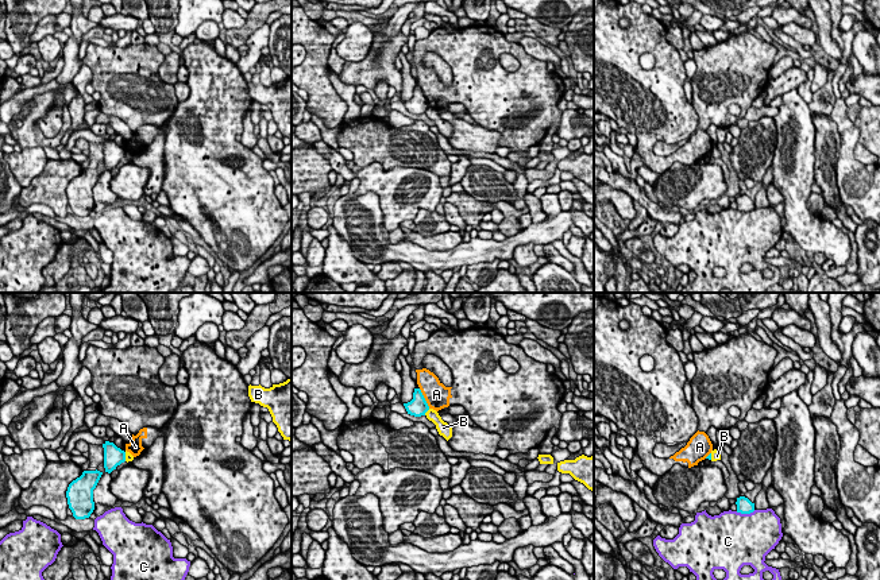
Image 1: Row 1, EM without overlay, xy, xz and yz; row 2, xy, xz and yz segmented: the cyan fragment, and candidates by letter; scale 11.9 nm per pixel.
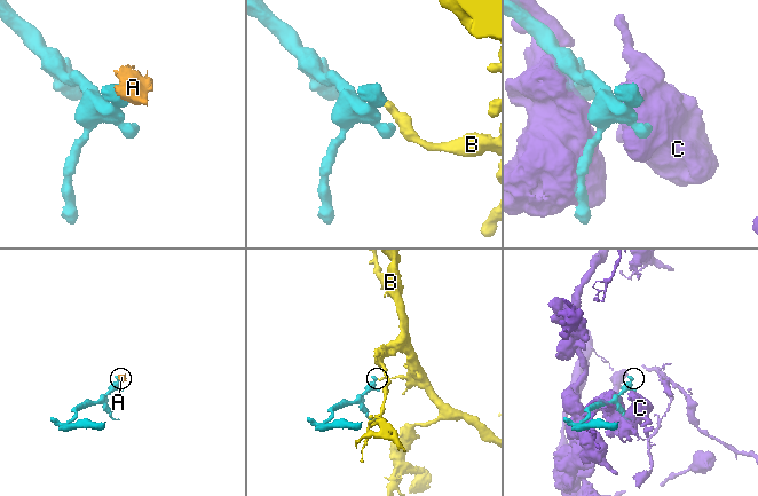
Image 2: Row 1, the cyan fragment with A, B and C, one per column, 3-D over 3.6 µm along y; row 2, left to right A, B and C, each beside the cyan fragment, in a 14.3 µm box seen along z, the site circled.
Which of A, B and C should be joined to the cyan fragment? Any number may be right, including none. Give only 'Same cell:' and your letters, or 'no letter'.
Same cell: no letter

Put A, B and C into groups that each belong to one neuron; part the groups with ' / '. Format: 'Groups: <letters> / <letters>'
Groups: A / B / C

